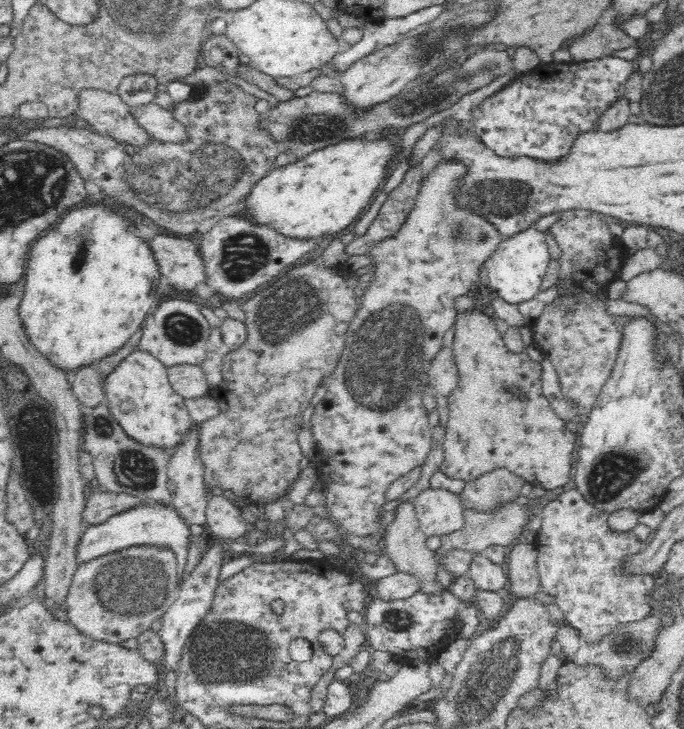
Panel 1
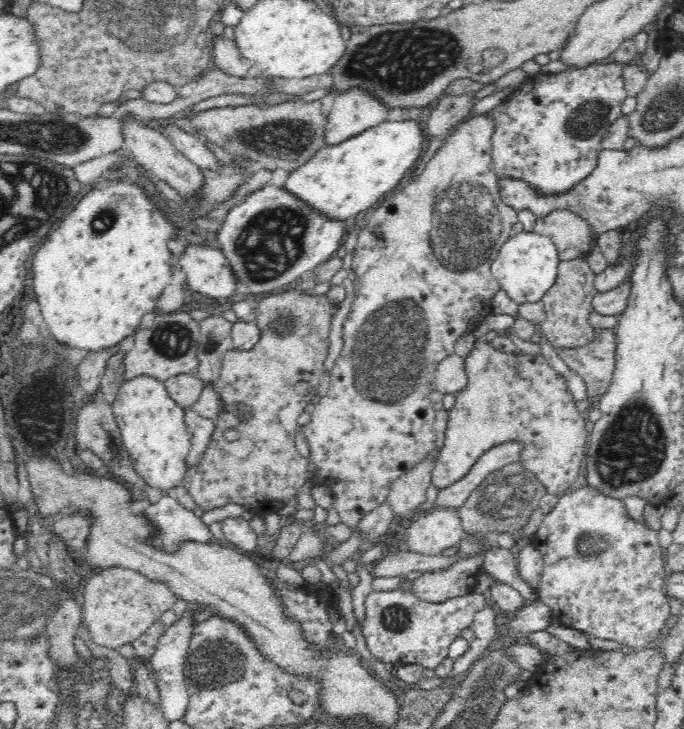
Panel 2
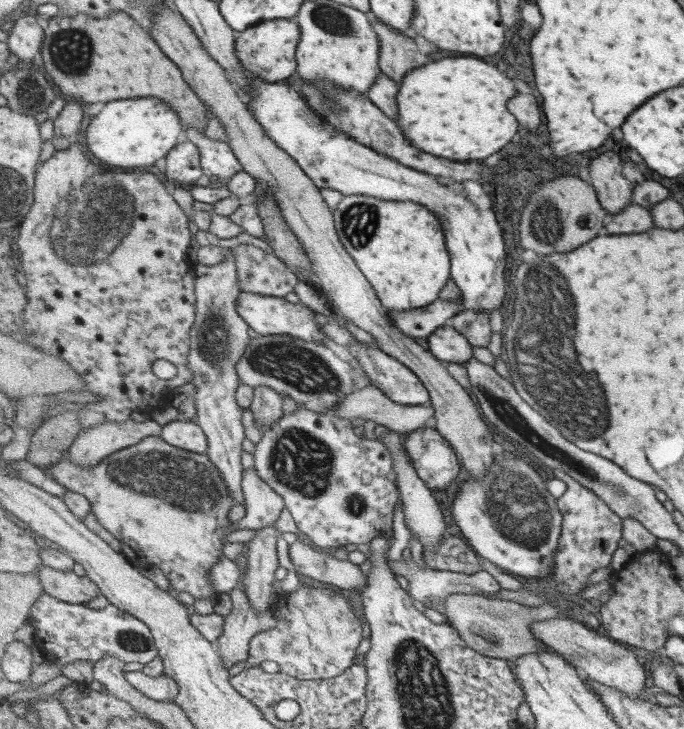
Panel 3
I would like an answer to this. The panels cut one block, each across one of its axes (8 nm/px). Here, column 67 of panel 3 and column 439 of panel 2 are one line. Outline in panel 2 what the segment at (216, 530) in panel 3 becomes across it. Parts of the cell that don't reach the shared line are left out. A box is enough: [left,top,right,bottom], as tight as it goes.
[431,337,589,494]

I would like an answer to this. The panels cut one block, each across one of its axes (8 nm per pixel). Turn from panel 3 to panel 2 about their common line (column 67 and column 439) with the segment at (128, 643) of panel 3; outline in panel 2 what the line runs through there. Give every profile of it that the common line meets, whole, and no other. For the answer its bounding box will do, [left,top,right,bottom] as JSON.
[363,588,487,674]

